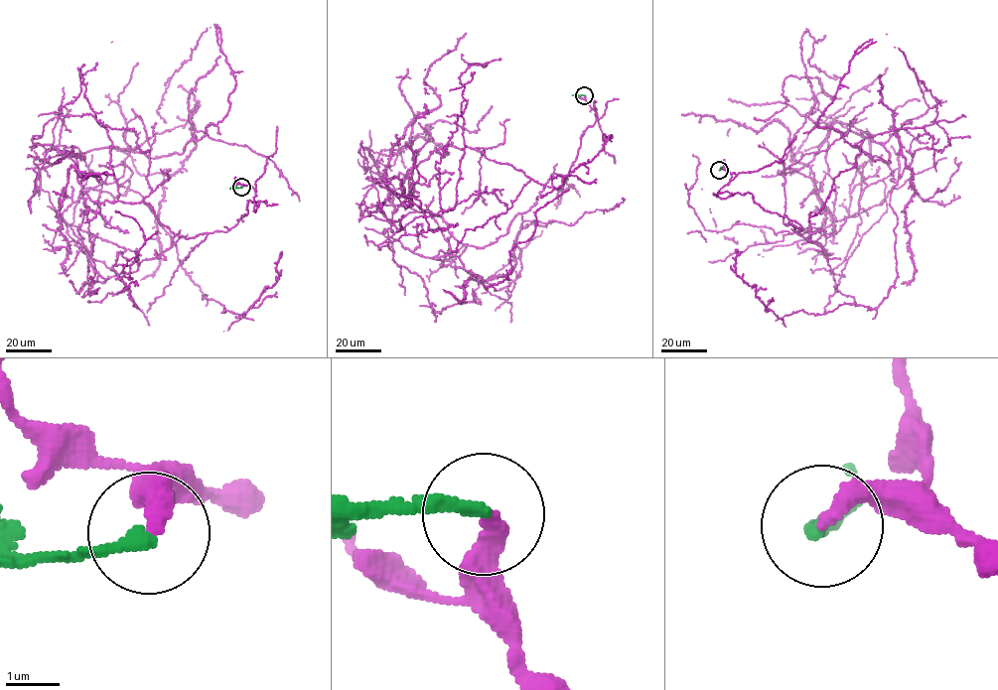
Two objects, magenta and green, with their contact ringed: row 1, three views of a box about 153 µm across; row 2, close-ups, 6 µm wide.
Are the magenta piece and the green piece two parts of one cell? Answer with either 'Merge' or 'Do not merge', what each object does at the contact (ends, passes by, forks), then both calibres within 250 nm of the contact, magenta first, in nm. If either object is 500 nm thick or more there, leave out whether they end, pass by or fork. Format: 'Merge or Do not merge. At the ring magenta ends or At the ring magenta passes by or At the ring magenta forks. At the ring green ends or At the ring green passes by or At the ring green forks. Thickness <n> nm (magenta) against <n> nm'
Do not merge. At the ring magenta ends. At the ring green ends. Thickness 320 nm (magenta) against 220 nm

